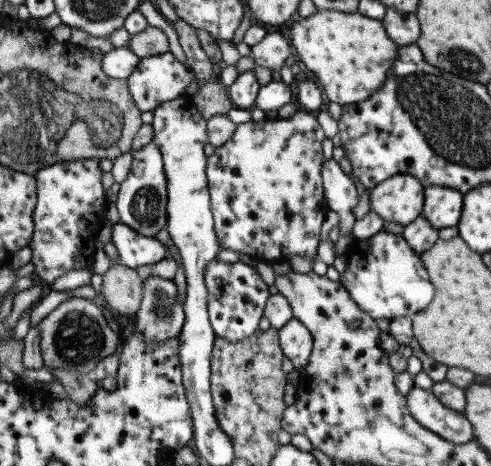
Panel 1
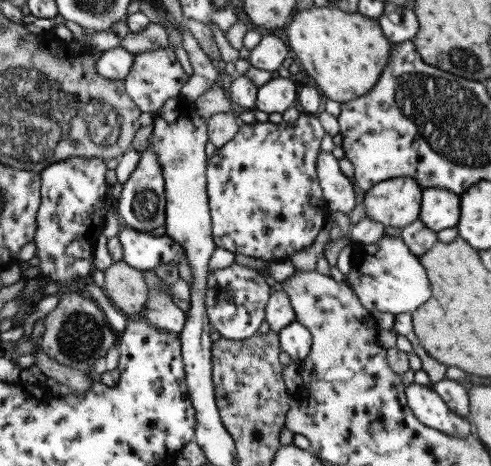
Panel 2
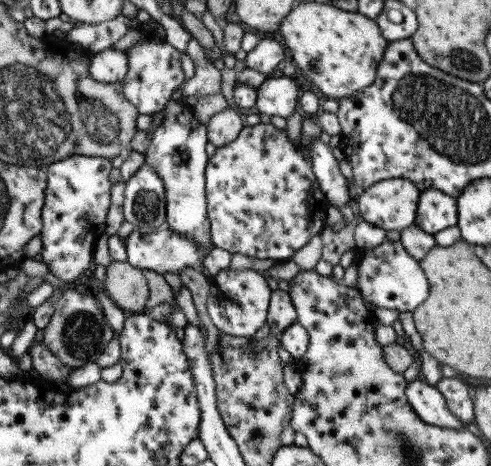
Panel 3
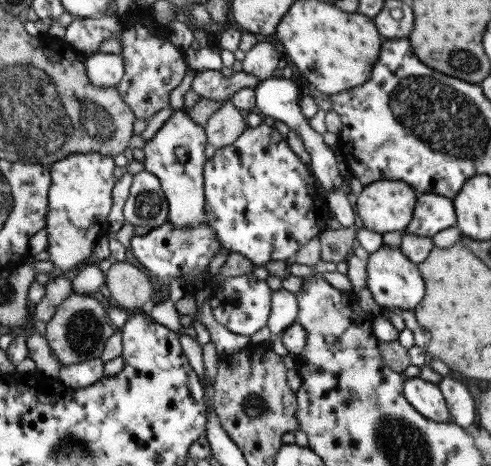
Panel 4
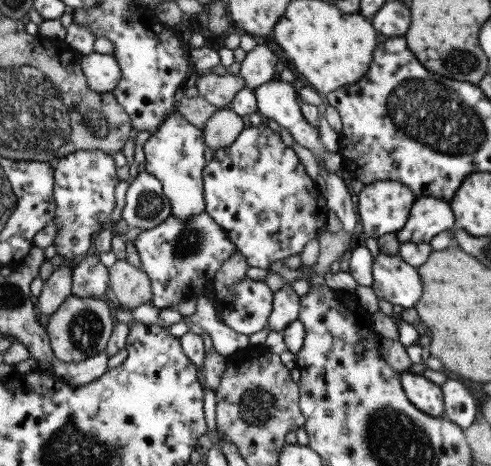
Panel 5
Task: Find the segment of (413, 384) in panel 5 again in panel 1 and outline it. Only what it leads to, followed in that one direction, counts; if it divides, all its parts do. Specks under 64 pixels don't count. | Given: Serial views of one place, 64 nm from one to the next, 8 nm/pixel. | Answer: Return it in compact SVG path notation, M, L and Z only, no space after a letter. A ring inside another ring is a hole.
M413 386L405 400L407 400L407 410L415 418L415 422L431 430L433 434L441 436L443 440L449 440L453 444L467 444L475 438L469 420L463 414L439 402L431 390L421 390Z

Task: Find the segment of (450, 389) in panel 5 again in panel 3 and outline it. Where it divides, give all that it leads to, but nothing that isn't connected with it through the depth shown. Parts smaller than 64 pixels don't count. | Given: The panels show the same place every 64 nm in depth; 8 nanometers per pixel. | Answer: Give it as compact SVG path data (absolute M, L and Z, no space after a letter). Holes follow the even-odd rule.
M441 378L435 388L443 394L445 398L445 404L447 408L463 422L463 424L469 424L471 426L471 420L475 418L473 416L473 400L469 400L469 394L467 394L467 388L461 380L457 378Z

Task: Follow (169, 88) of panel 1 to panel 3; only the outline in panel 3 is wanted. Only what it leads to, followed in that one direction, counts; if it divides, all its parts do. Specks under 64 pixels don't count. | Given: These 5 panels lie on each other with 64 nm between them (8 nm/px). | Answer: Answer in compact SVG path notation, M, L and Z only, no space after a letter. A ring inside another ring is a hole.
M141 40L135 48L131 48L127 52L129 56L129 74L123 80L123 92L127 94L127 98L139 106L141 114L157 114L163 112L167 108L167 104L171 102L173 94L185 84L185 72L183 72L183 64L181 64L181 54L175 46L167 44L167 42L145 42Z

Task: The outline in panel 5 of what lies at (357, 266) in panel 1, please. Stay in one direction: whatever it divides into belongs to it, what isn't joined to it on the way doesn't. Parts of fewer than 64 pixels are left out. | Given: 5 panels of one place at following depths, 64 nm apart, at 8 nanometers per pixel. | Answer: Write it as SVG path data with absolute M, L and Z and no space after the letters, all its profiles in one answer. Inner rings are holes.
M377 254L371 266L373 276L373 292L379 300L385 300L389 304L397 304L401 308L411 308L421 298L421 276L419 270L409 266L399 254L387 256Z

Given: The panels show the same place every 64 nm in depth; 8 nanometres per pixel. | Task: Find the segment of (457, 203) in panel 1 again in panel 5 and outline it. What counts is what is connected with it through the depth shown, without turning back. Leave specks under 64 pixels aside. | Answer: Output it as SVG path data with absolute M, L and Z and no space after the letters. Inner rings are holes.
M415 198L411 206L411 214L405 222L405 226L395 232L399 244L403 242L431 242L433 236L437 236L443 230L453 230L455 226L455 214L449 206L449 202L439 198Z

